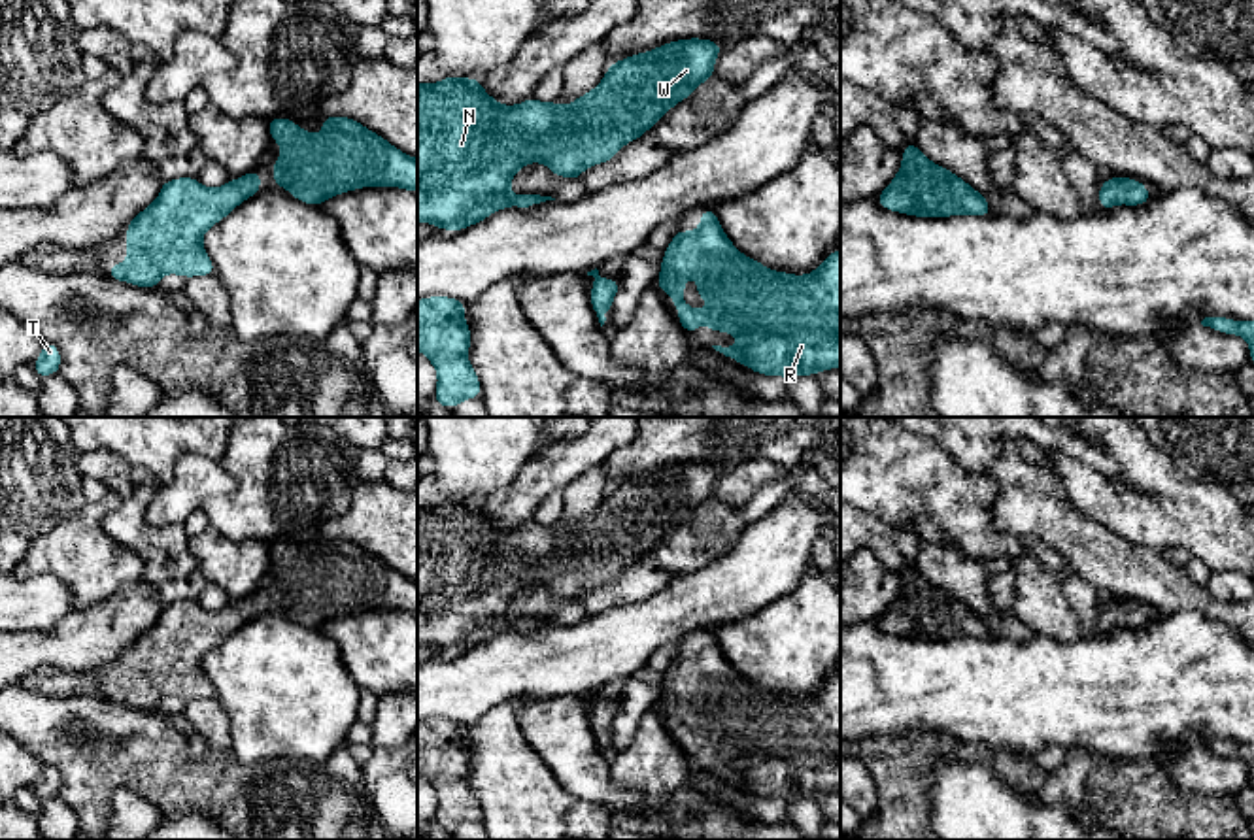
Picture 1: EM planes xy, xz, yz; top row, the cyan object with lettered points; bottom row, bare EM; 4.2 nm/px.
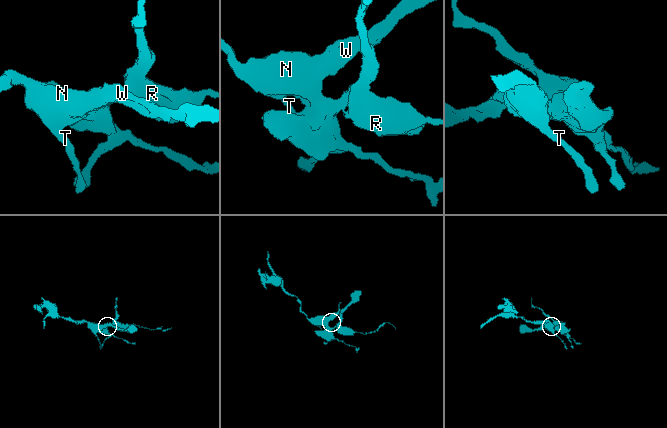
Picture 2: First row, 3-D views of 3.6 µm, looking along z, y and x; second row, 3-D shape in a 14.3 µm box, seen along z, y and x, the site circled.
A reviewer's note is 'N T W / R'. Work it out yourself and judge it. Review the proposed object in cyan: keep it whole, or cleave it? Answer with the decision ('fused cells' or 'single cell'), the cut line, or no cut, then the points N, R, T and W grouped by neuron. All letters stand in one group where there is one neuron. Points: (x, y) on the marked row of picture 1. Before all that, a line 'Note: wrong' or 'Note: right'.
Note: wrong
single cell; cut none; groups N R T W

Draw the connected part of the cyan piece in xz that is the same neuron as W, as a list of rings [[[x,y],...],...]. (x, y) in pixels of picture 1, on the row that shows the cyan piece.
[[[712,40],[669,42],[646,53],[621,59],[602,81],[568,106],[534,96],[502,106],[482,89],[482,79],[448,76],[440,83],[417,83],[417,221],[438,230],[459,232],[493,211],[555,200],[540,194],[514,196],[508,187],[529,162],[544,162],[551,174],[580,179],[593,164],[608,162],[633,140],[644,136],[672,106],[714,77],[723,47]]]

